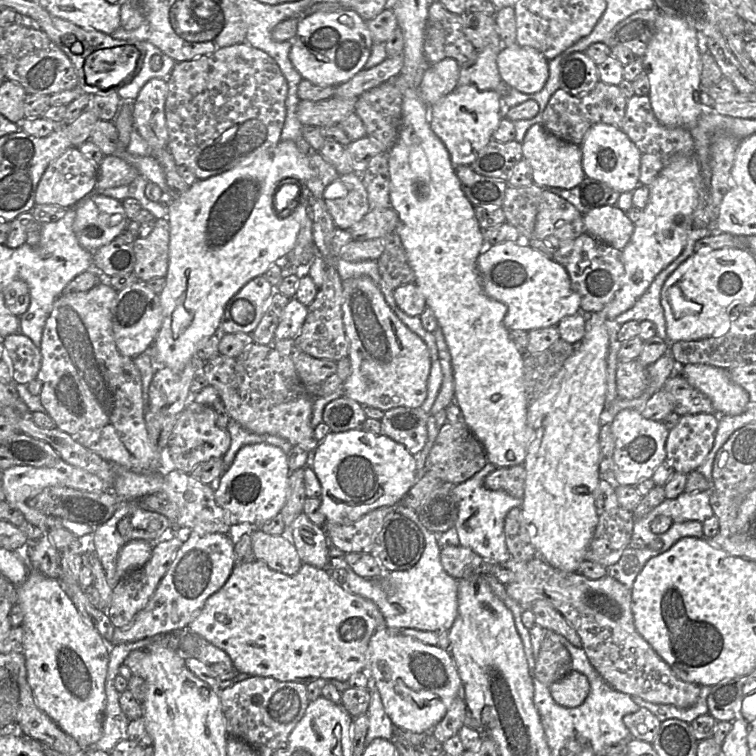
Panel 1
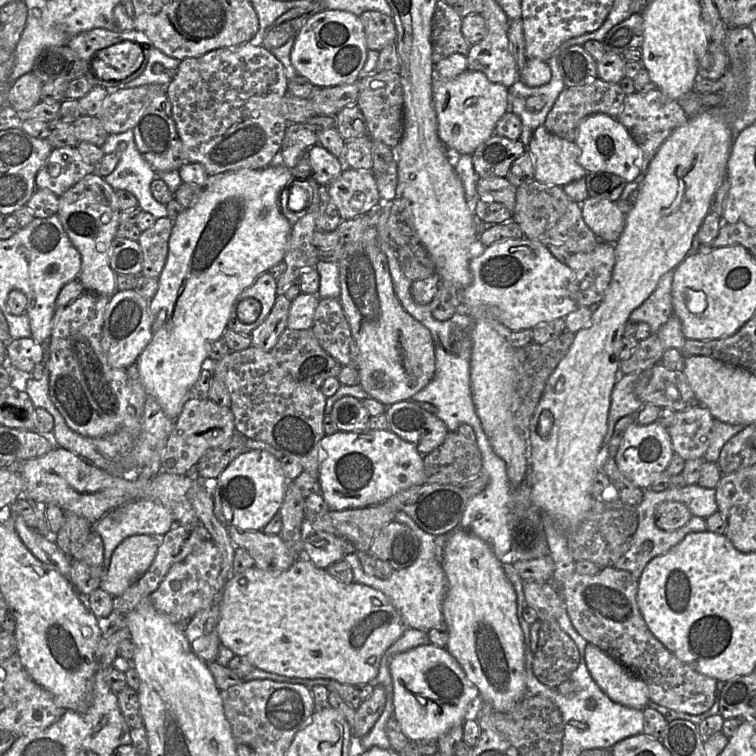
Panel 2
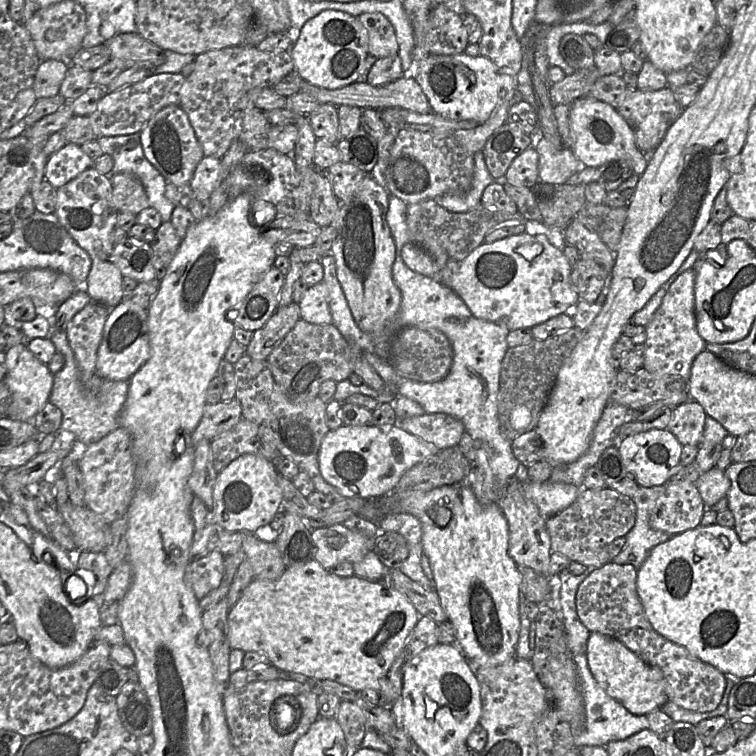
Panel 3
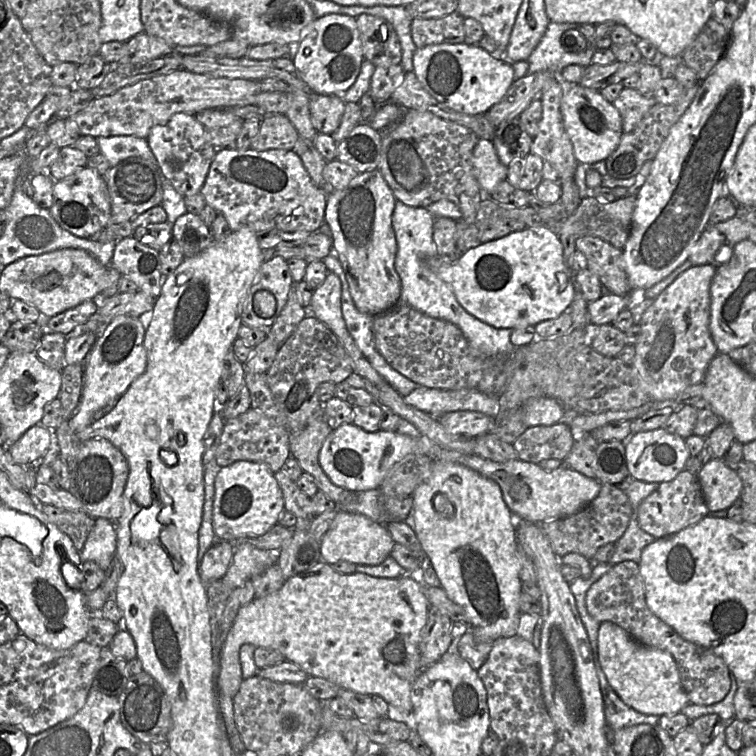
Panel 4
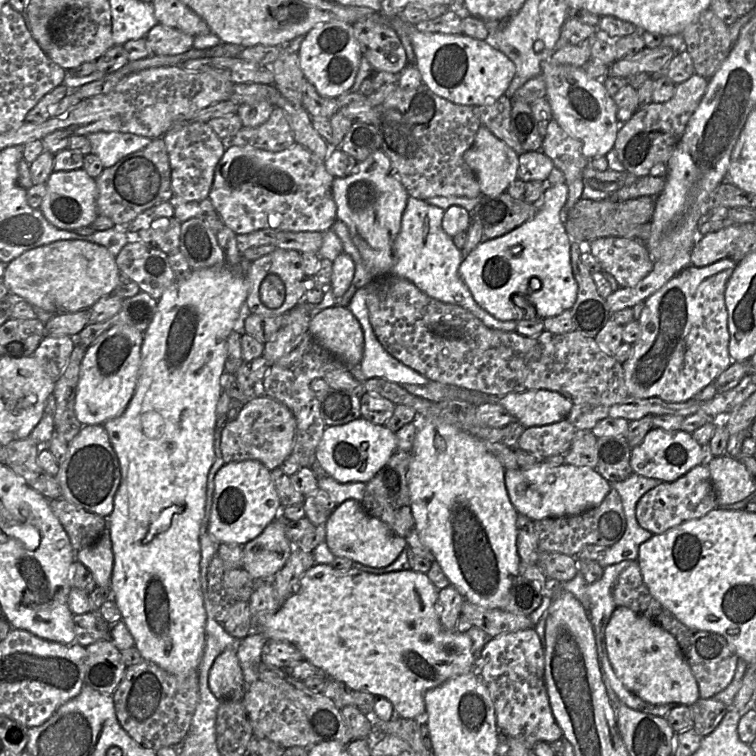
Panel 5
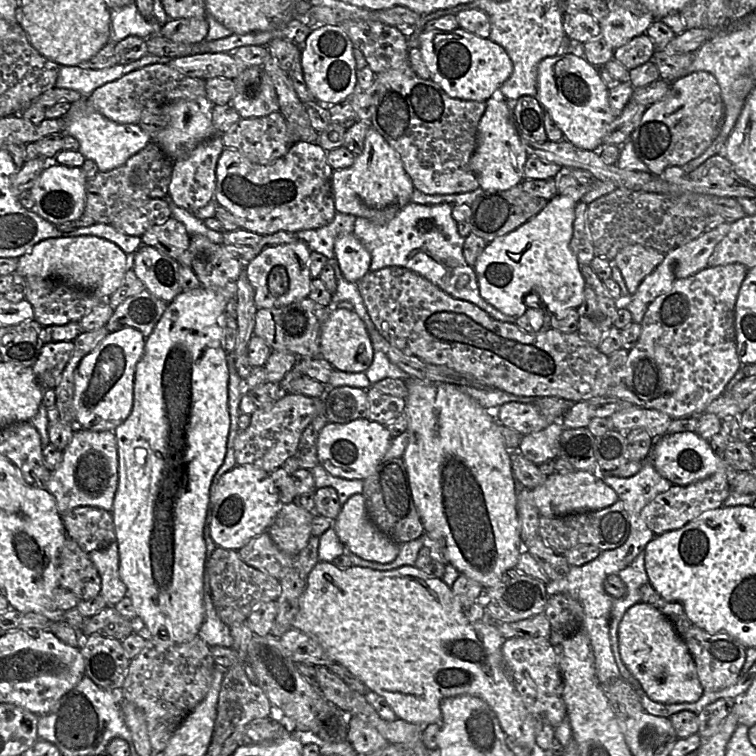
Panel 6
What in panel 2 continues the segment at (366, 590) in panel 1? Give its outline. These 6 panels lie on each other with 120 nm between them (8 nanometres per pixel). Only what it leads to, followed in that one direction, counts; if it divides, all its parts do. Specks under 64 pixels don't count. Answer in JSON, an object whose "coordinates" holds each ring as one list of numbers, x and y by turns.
{"coordinates":[[398,511,395,521,407,525,418,537,420,541,420,552,415,562,407,568,395,570,388,579,380,579,366,574,360,564,358,553,345,555,346,561,352,571,353,580,385,594,401,615,406,628,428,632,444,621,443,602,447,592,447,579,442,569,441,563,435,554,435,537,425,532,417,523,405,512]]}

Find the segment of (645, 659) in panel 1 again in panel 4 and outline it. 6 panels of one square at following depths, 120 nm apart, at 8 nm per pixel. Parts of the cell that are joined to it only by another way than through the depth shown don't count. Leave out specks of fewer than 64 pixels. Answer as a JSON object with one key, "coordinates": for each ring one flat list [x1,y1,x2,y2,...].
{"coordinates":[[624,561,611,566,608,572,590,586,585,601,588,613,598,622,612,622,640,644,671,654,679,671,682,688,691,704,712,705,720,702,729,692,731,673,722,658,710,649,683,639,648,608,637,563]]}

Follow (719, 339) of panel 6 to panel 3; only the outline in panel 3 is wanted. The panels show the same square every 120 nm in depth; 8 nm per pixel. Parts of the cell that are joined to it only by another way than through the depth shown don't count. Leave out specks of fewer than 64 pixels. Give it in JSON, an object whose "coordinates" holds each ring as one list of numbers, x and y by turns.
{"coordinates":[[692,268,680,274,645,326,647,335,643,368,647,371,678,375,688,382,694,359,706,347,706,342,700,337,696,327,694,284,695,272]]}

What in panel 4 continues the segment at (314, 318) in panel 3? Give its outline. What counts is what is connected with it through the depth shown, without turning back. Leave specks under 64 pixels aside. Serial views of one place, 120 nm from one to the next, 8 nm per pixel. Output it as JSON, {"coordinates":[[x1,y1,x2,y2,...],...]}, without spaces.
{"coordinates":[[328,272,323,284,314,290,308,312,312,313,338,337,352,360,355,373,364,379,368,379,375,386,388,384,373,369,349,334,342,316,341,295,342,287,339,277,332,272]]}

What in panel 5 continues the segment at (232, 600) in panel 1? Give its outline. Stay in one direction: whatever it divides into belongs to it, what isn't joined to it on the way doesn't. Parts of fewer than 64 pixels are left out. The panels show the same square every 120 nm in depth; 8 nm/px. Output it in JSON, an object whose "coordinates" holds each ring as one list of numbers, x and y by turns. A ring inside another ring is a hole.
{"coordinates":[[315,564,300,579,296,592,280,606,276,613,266,618,256,618,256,630,252,632,261,632,268,640,292,643,301,652,304,660,322,669,328,679,340,681,352,690,368,692,375,697,383,697,392,704,397,716,405,719,415,719,425,713,424,695,428,690,443,684,450,678,473,672,476,664,476,659,472,653,472,641,468,634,457,632,454,629,445,630,442,627,435,609,438,591,427,574,410,569,375,575,353,567,349,570,337,570,330,564],[226,648,215,660,209,673,209,687,221,701,242,700,246,691,237,649]]}

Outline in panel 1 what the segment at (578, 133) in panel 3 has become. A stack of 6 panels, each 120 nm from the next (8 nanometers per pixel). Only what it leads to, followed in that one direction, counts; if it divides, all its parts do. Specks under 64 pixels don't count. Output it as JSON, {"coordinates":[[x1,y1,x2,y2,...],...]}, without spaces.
{"coordinates":[[595,124,585,133,579,146,585,177,601,181,619,193,635,190,640,176,640,151,620,128]]}

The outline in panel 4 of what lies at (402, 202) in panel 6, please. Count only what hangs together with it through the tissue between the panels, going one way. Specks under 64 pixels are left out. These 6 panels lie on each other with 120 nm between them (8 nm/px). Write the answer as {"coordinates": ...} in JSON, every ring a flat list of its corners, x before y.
{"coordinates":[[375,169,375,170,371,170,371,171,367,171,363,173,358,173,358,175,348,184,346,188,341,189,341,190,328,191,328,196,327,196,327,205,325,209,325,221,331,229,332,251,338,258,341,264,341,267,343,271,345,272,346,279,349,285,350,294,354,301,355,306,360,312,371,315,373,317,380,315,388,311,392,307,394,307,400,300,400,296,401,296,401,281,395,269,397,242,396,242,395,232,392,226,392,214,395,208,396,201,397,200,391,188,389,187,389,185,383,178,379,169]]}

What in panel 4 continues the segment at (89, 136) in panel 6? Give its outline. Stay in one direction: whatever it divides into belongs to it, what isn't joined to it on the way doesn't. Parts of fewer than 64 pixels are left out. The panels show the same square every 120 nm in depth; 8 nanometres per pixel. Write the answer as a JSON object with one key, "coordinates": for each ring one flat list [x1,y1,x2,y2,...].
{"coordinates":[[133,135,125,136,110,136,110,137,97,137,96,141,100,148,100,153,103,154,111,164,116,164,123,160,123,157,130,154,134,157,137,152,142,153,146,157,156,159,152,153,148,142,144,138,136,137]]}

